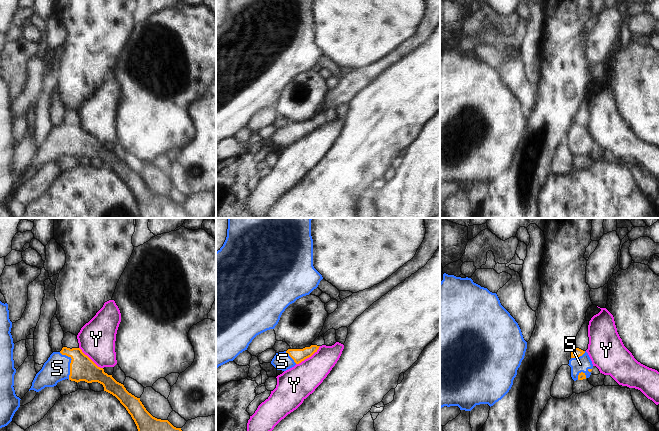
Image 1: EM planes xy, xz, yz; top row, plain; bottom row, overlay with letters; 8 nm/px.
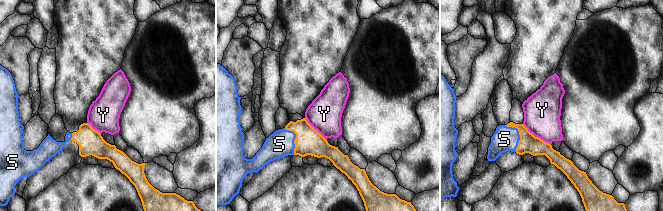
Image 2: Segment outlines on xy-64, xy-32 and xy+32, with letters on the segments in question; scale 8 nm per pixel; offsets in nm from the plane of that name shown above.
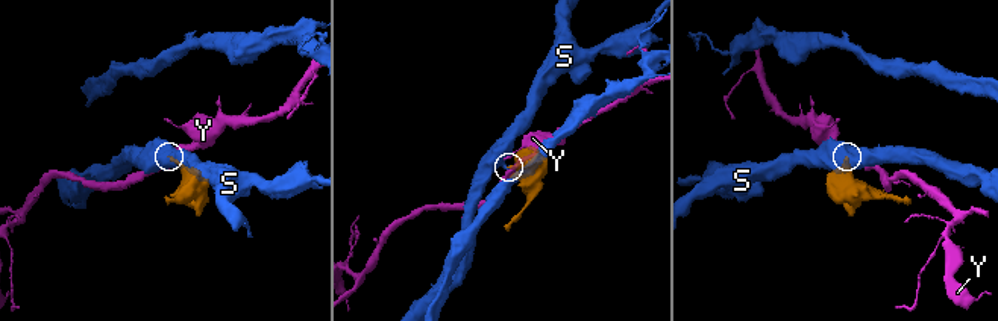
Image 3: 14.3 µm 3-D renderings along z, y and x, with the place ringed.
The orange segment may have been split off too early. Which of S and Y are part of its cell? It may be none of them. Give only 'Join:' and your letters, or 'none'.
Join: S

